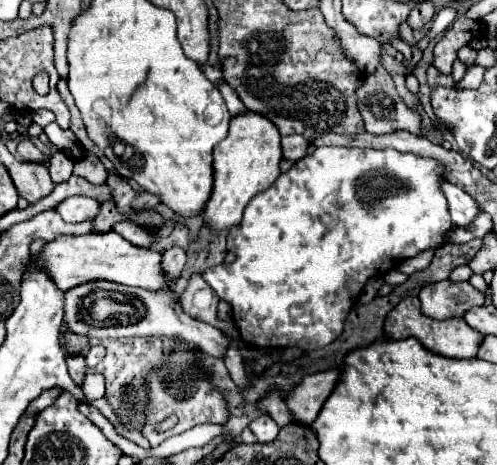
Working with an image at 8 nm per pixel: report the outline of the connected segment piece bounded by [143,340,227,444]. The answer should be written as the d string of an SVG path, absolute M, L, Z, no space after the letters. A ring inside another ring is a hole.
M177 340L177 342L179 344L175 346L175 354L167 360L167 364L161 366L161 370L153 372L147 378L147 388L149 388L151 400L147 404L147 424L143 428L143 436L149 440L149 444L161 444L165 438L169 438L173 434L181 434L201 422L223 424L227 420L227 402L223 400L223 396L217 390L213 390L209 386L209 382L205 380L205 374L195 364L197 362L195 356L191 356L191 352L197 346L187 344L183 340ZM171 414L175 414L179 418L177 426L167 432L157 432L155 426Z

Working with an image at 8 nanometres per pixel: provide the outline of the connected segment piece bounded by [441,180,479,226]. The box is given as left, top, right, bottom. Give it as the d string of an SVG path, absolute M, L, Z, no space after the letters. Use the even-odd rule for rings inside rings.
M441 180L441 190L447 198L449 214L451 214L451 220L455 226L467 226L469 222L475 220L479 210L477 210L475 200L467 192L463 192L461 188L455 188L455 184L451 184L447 180Z

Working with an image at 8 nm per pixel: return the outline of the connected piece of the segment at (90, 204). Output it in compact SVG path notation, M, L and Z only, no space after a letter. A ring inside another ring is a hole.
M71 196L63 202L59 202L55 206L55 210L59 212L59 216L65 222L83 222L83 220L89 220L89 218L97 216L99 202L91 200L87 196Z

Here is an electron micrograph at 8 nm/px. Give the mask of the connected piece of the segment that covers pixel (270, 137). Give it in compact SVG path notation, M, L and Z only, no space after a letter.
M245 112L231 118L229 134L213 150L213 190L205 208L201 212L205 226L217 234L221 230L231 230L243 218L243 210L251 198L265 192L281 174L281 136L271 124L255 112Z

